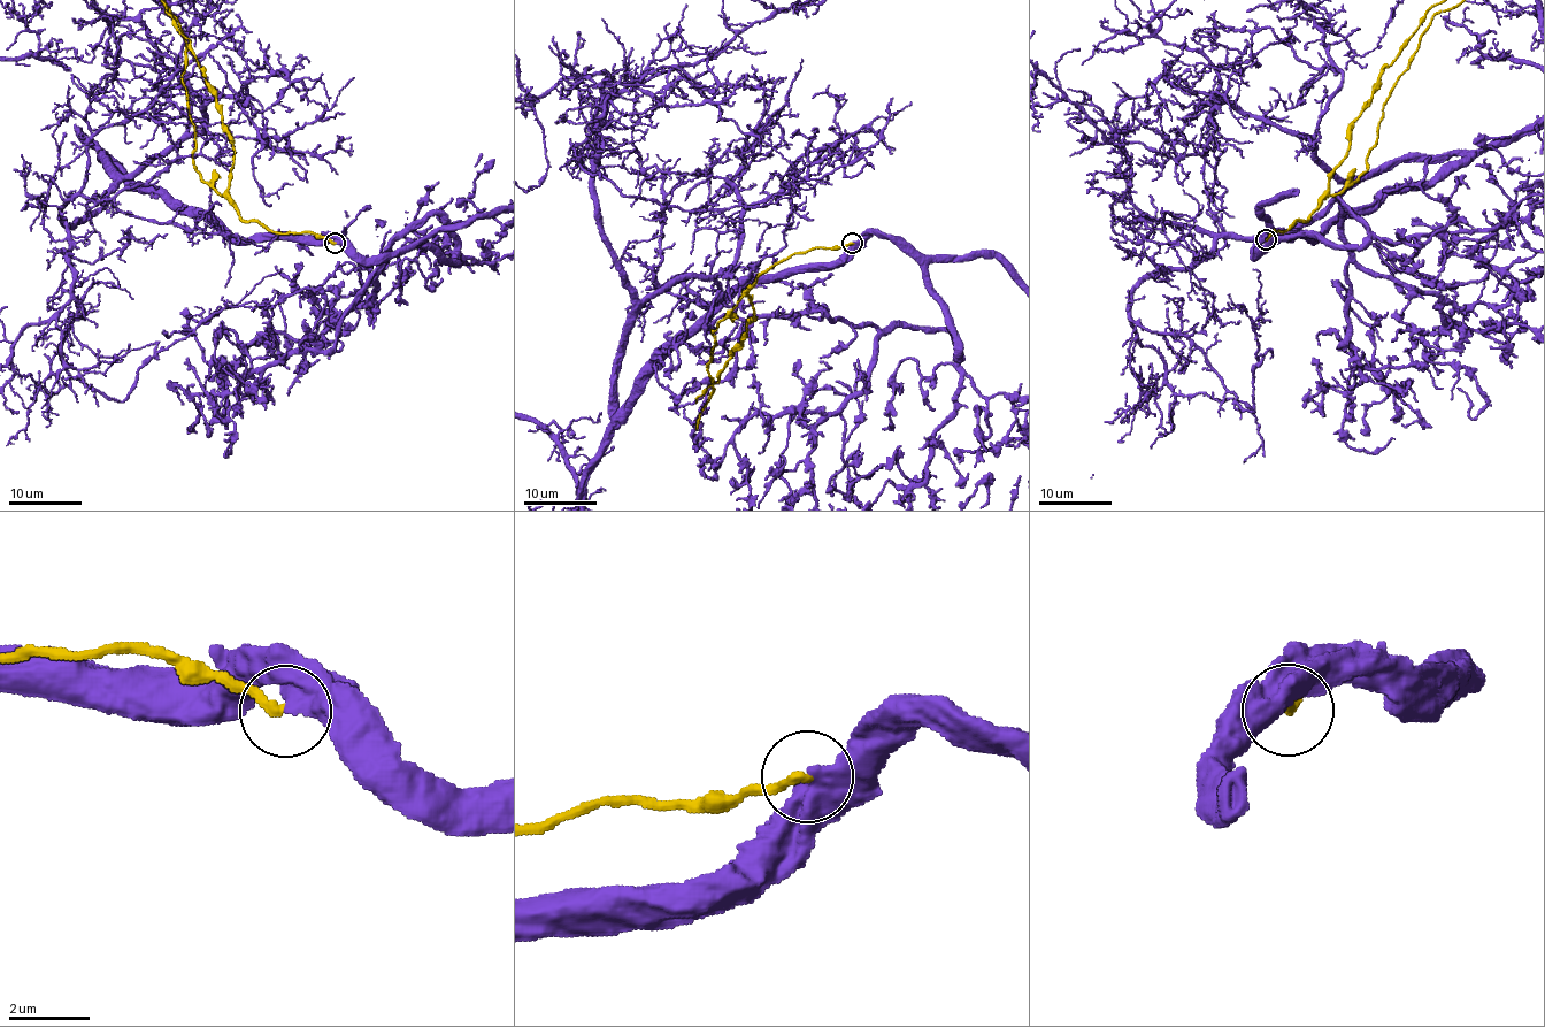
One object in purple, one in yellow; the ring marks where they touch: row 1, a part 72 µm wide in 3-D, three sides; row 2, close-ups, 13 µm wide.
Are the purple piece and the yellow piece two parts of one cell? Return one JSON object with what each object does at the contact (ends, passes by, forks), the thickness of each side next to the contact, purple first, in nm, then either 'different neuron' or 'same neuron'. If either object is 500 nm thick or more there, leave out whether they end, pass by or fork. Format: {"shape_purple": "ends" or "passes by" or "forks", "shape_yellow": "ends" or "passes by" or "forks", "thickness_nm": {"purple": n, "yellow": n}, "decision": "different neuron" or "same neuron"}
{"thickness_nm": {"purple": 650, "yellow": 220}, "decision": "different neuron"}

